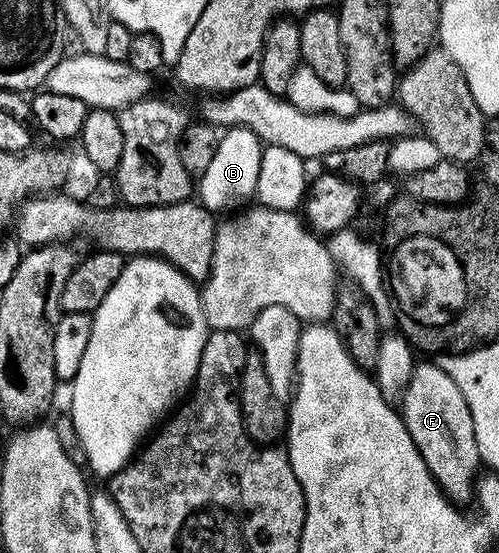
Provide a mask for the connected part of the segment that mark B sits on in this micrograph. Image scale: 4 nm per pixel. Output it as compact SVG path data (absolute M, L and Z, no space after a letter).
M232 126L224 129L213 161L197 178L197 198L202 206L212 212L235 212L246 207L250 203L247 201L255 198L257 172L261 172L261 156L264 149L264 143L260 142L258 136L249 128Z

